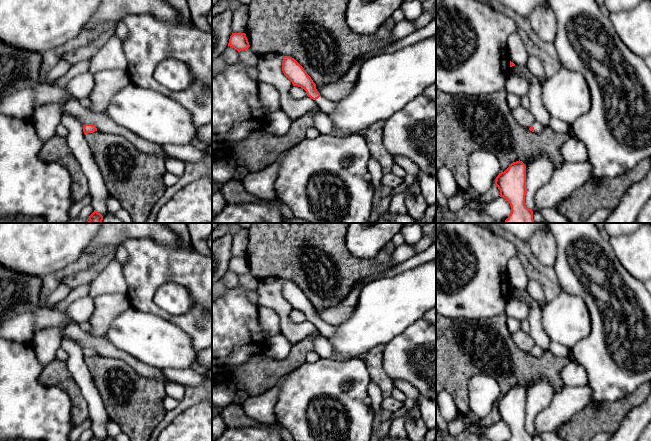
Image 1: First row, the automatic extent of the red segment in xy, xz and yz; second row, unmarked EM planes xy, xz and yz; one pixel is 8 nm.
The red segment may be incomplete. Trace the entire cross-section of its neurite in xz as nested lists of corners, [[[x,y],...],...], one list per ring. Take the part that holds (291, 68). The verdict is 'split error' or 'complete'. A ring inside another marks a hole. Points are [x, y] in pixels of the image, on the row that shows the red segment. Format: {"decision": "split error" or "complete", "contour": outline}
{"decision": "split error", "contour": [[[283,56],[282,71],[293,86],[301,87],[306,91],[307,96],[316,102],[321,113],[329,115],[334,112],[335,102],[328,100],[317,91],[316,84],[294,58]]]}

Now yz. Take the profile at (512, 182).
{"decision": "complete", "contour": [[[516,161],[496,177],[495,185],[500,190],[500,197],[505,198],[511,206],[511,213],[504,223],[535,223],[533,211],[525,204],[526,165]]]}

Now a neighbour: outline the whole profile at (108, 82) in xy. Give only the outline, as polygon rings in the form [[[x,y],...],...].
[[[105,69],[94,75],[95,86],[88,98],[93,102],[92,110],[102,113],[111,98],[124,86],[131,83],[127,70]]]

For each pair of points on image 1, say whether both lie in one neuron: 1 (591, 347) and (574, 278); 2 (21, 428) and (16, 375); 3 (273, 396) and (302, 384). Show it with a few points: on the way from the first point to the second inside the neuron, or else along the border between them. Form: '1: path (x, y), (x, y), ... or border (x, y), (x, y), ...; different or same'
1: path (597, 330), (596, 305), (587, 295); same
2: path (21, 415), (21, 409), (16, 404), (16, 388); same
3: border (290, 374), (282, 383), (275, 406), (275, 417); different

